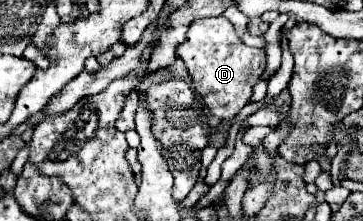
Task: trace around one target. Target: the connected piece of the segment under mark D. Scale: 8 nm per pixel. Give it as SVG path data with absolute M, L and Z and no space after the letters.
M226 17L196 19L186 33L186 41L176 47L176 55L186 63L194 89L202 95L210 113L218 119L232 119L240 113L252 97L252 87L266 69L264 49L244 45Z

